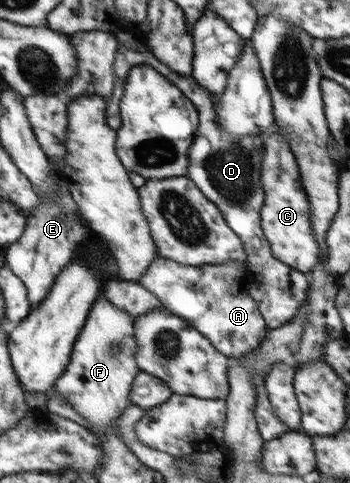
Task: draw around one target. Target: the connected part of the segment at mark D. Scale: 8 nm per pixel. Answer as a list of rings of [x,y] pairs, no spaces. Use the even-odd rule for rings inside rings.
[[[121,42],[118,44],[114,60],[114,91],[109,97],[107,112],[108,124],[115,130],[121,126],[119,105],[124,93],[126,78],[134,66],[150,66],[158,70],[158,73],[169,78],[197,106],[200,113],[200,127],[189,149],[190,164],[186,176],[195,183],[210,202],[218,207],[230,229],[234,230],[234,233],[237,233],[244,243],[250,280],[247,285],[248,292],[257,302],[269,330],[276,330],[289,324],[297,316],[301,305],[307,299],[311,282],[309,275],[294,270],[293,266],[285,265],[271,253],[271,246],[261,229],[261,205],[264,205],[264,197],[266,197],[264,188],[262,188],[261,175],[265,136],[259,134],[233,137],[233,134],[227,133],[225,126],[220,124],[217,96],[208,94],[208,90],[192,77],[186,77],[177,70],[170,69],[170,66],[147,49],[137,50],[132,45]]]

